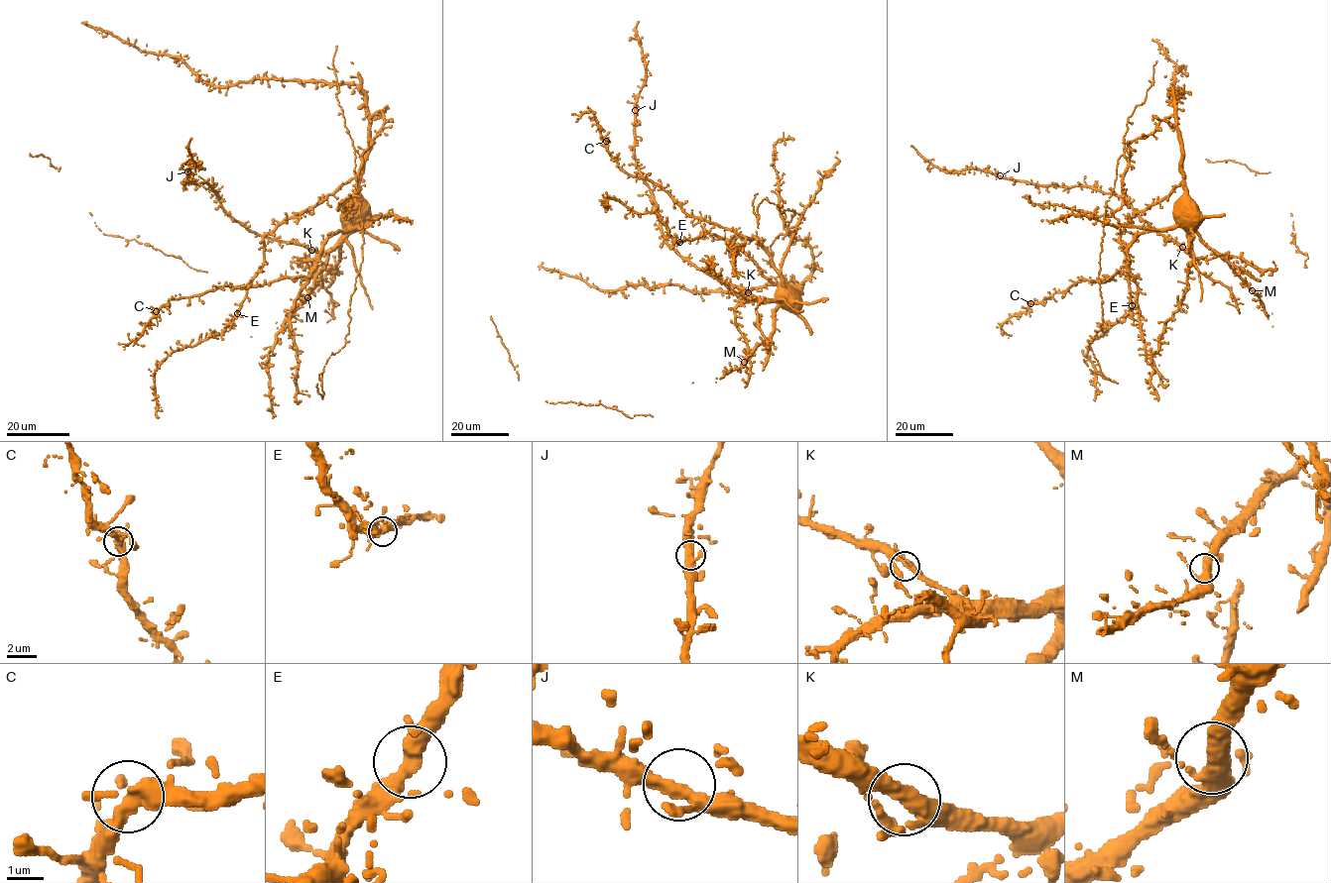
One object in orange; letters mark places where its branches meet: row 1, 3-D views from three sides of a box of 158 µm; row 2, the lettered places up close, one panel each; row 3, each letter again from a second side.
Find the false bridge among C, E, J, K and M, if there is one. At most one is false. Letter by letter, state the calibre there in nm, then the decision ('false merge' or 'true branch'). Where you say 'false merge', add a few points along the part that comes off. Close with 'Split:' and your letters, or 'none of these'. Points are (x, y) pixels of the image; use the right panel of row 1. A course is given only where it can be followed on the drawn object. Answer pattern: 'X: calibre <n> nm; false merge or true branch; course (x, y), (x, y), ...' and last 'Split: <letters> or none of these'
C: calibre 360 nm; true branch
E: calibre 340 nm; true branch
J: calibre 320 nm; true branch
K: calibre 320 nm; true branch
M: calibre 360 nm; true branch
Split: none of these

